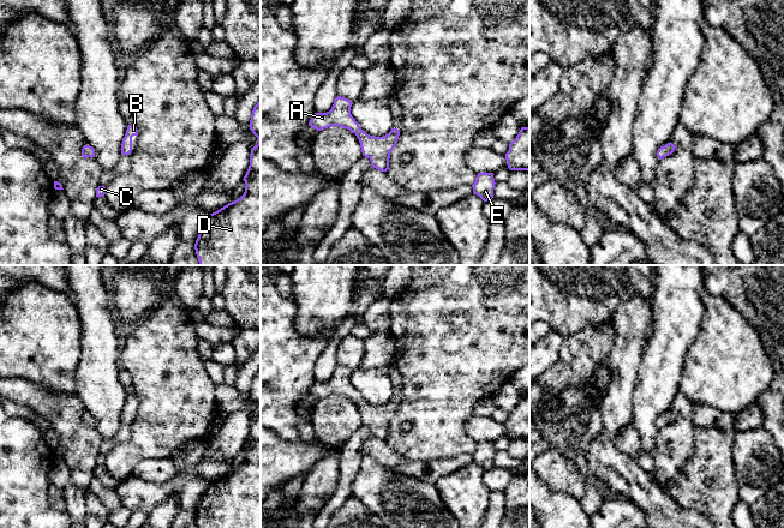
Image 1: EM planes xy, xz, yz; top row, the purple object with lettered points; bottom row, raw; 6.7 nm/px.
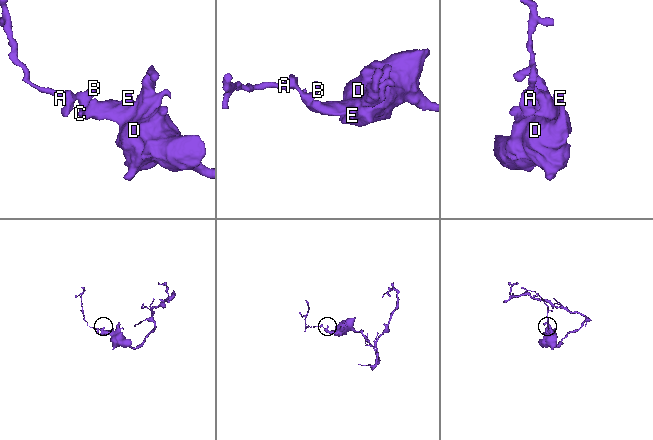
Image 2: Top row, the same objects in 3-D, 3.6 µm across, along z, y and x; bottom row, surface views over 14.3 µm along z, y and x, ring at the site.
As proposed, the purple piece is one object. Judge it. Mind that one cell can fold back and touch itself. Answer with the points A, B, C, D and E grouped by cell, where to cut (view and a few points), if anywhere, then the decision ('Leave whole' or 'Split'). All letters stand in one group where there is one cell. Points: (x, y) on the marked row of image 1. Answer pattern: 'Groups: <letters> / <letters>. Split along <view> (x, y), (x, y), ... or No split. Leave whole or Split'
Groups: A B C D E. No split. Leave whole

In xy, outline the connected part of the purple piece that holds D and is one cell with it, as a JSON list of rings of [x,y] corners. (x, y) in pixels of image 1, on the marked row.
[[[261,100],[253,107],[249,127],[258,144],[251,149],[250,166],[243,179],[245,192],[204,222],[194,244],[199,265],[261,265]]]

